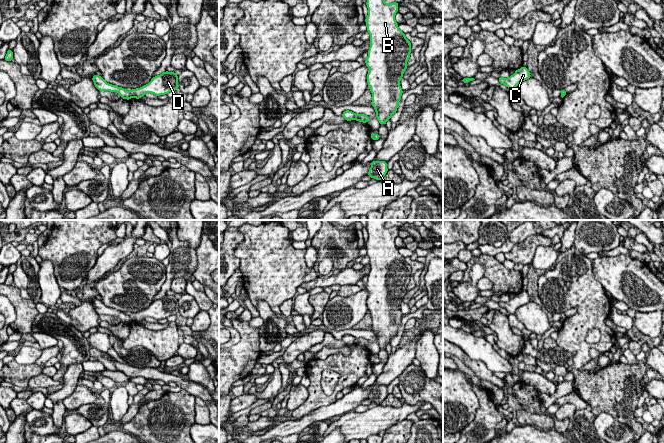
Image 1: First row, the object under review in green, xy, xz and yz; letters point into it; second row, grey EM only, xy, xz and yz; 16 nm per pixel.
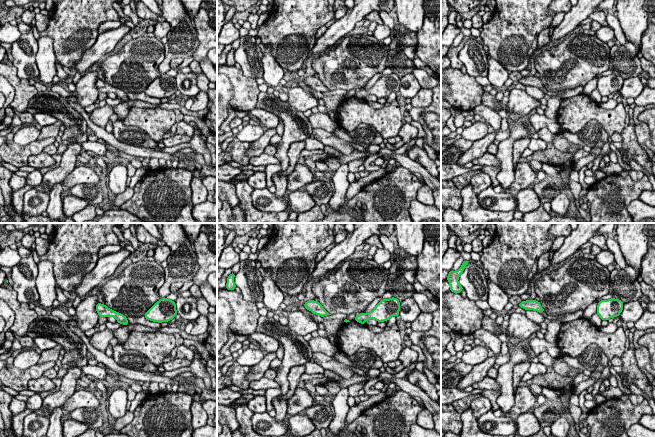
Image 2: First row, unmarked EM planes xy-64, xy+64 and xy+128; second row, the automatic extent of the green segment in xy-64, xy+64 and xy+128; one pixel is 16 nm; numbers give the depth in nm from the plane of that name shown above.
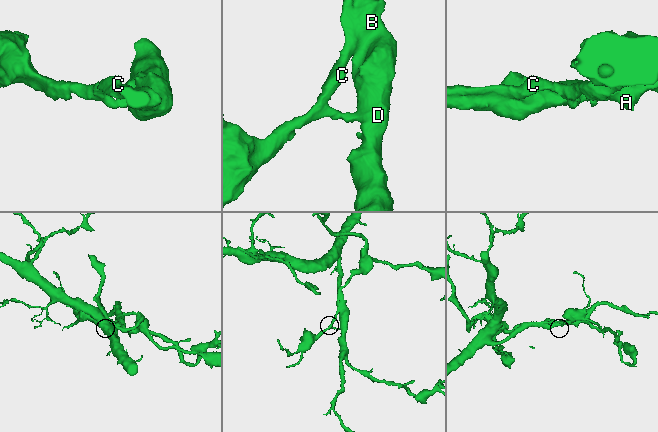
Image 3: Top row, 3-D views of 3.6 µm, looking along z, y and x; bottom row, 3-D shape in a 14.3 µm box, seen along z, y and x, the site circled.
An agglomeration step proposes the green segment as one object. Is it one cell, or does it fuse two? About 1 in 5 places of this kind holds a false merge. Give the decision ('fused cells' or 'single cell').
fused cells

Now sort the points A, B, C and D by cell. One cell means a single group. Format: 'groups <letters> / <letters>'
groups A B D / C

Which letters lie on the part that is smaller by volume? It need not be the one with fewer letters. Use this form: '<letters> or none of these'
C

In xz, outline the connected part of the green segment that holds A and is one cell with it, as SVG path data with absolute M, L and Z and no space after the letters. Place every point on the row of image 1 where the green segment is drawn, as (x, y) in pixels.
M371 161L368 176L380 181L388 172L386 161Z

